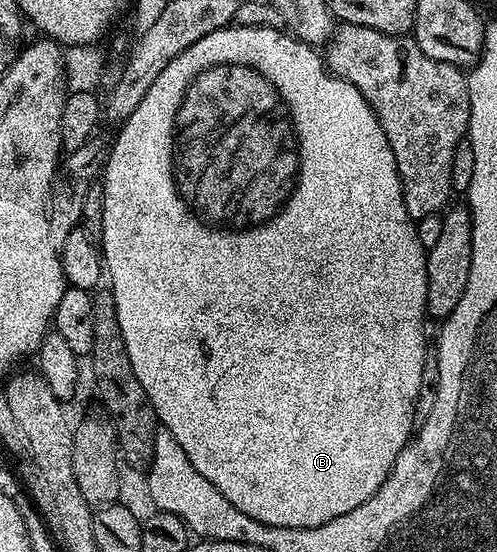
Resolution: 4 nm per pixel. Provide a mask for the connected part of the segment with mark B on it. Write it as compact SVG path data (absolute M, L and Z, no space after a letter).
M231 23L222 29L210 32L205 38L198 39L176 58L166 64L158 79L150 86L150 91L142 98L134 113L119 126L120 134L116 142L111 143L107 150L106 160L102 165L104 182L104 214L102 215L102 231L98 241L102 246L102 260L106 270L106 281L114 295L114 303L120 310L118 327L122 327L122 339L126 339L126 355L130 355L130 367L134 367L134 375L138 375L138 383L142 383L142 391L146 391L146 399L156 412L156 420L166 432L174 435L174 443L186 451L186 459L194 463L194 471L206 475L226 499L242 515L250 515L250 519L258 519L258 523L266 523L274 527L290 527L291 529L309 529L330 523L330 519L338 519L338 515L346 515L346 511L354 511L354 507L362 507L370 495L382 487L384 480L390 475L398 455L407 447L414 436L414 407L418 399L418 387L422 387L422 367L424 366L424 321L426 322L426 291L428 276L426 250L416 234L416 222L406 211L406 203L402 195L402 183L398 175L398 167L394 163L394 151L390 151L390 143L386 139L386 131L382 131L382 123L376 112L366 103L366 99L346 79L330 72L325 58L320 57L313 46L299 41L284 29L271 29L261 25L238 25Z

